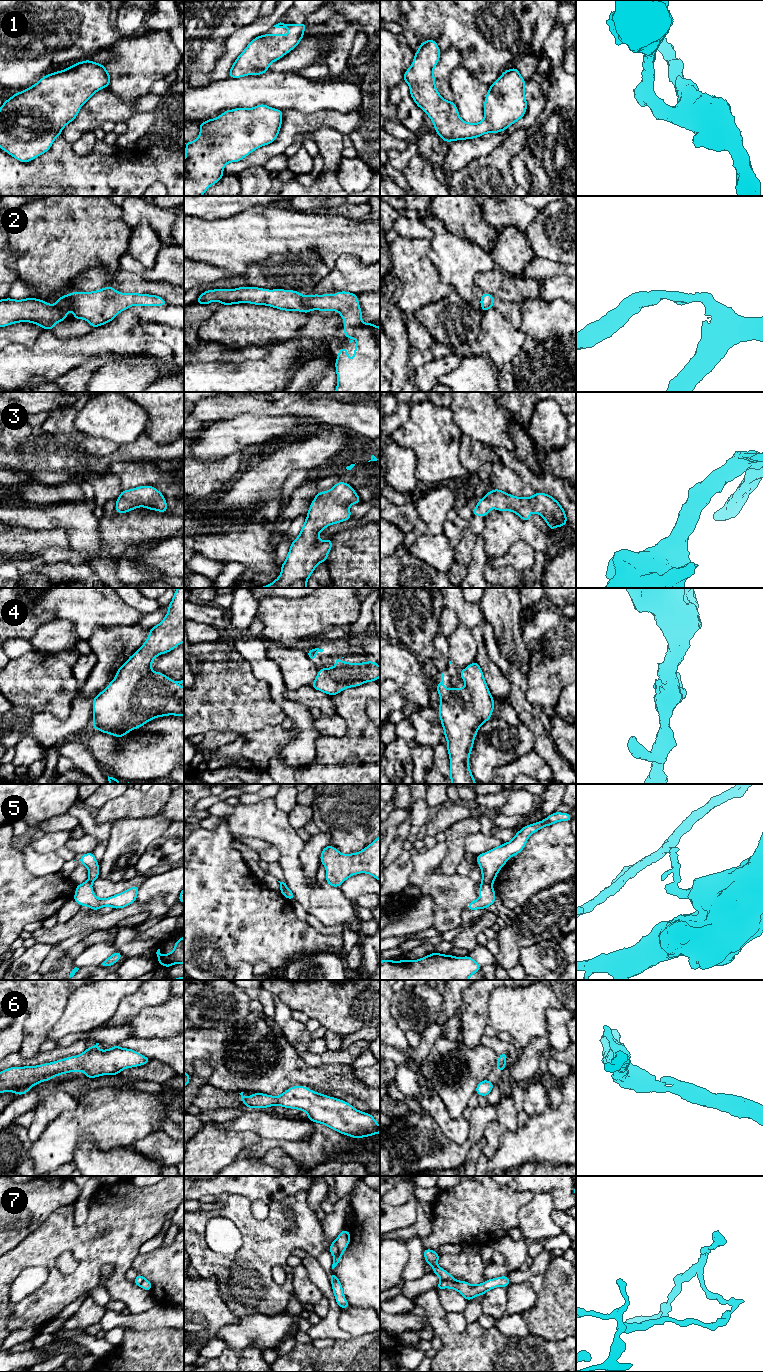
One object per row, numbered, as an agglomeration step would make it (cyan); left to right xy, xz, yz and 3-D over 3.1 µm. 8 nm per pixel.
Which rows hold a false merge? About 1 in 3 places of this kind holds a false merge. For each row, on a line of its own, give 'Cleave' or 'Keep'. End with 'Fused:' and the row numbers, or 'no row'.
1: Keep
2: Keep
3: Keep
4: Keep
5: Cleave
6: Keep
7: Cleave
Fused: 5, 7

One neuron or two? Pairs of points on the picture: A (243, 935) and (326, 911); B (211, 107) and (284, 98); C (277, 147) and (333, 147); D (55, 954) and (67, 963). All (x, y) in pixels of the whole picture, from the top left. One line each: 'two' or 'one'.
A: two
B: one
C: two
D: one

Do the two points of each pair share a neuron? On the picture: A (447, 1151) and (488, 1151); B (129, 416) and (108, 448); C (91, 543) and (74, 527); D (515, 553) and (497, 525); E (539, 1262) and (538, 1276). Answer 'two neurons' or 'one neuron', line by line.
A: two neurons
B: two neurons
C: one neuron
D: two neurons
E: one neuron

